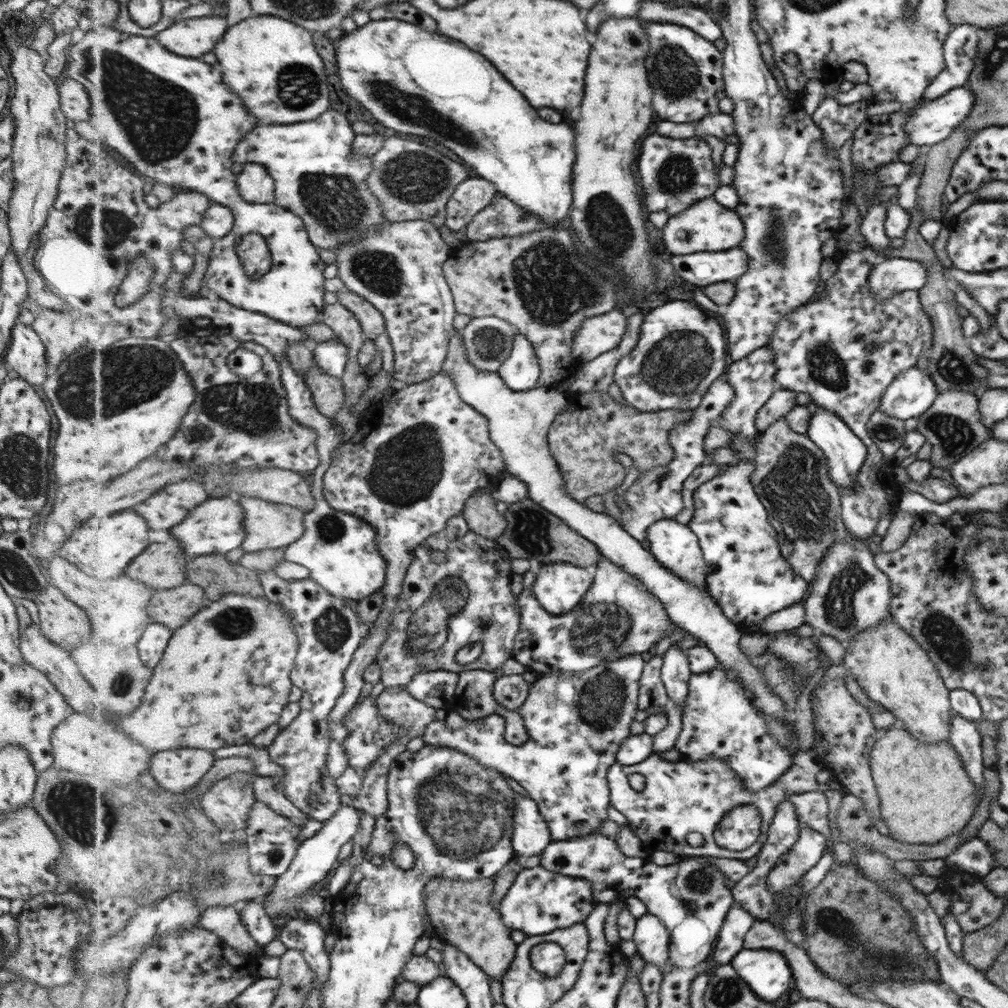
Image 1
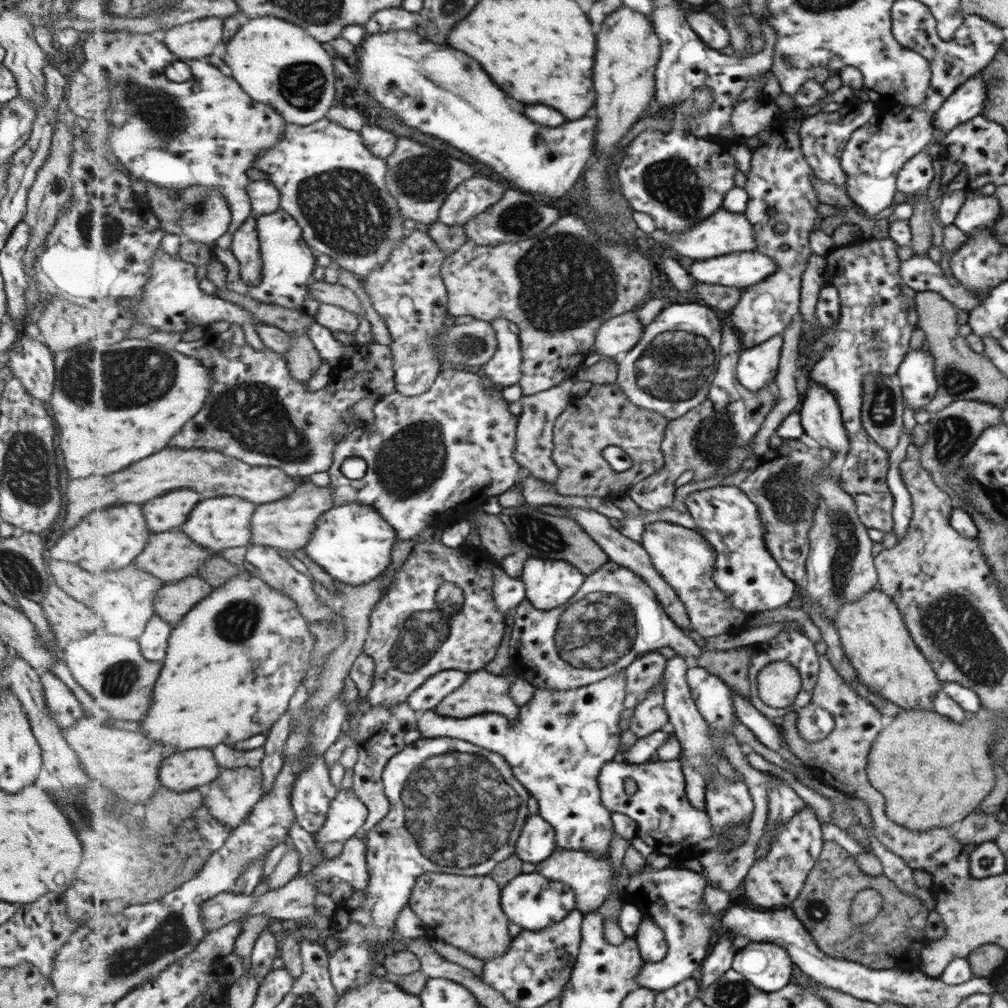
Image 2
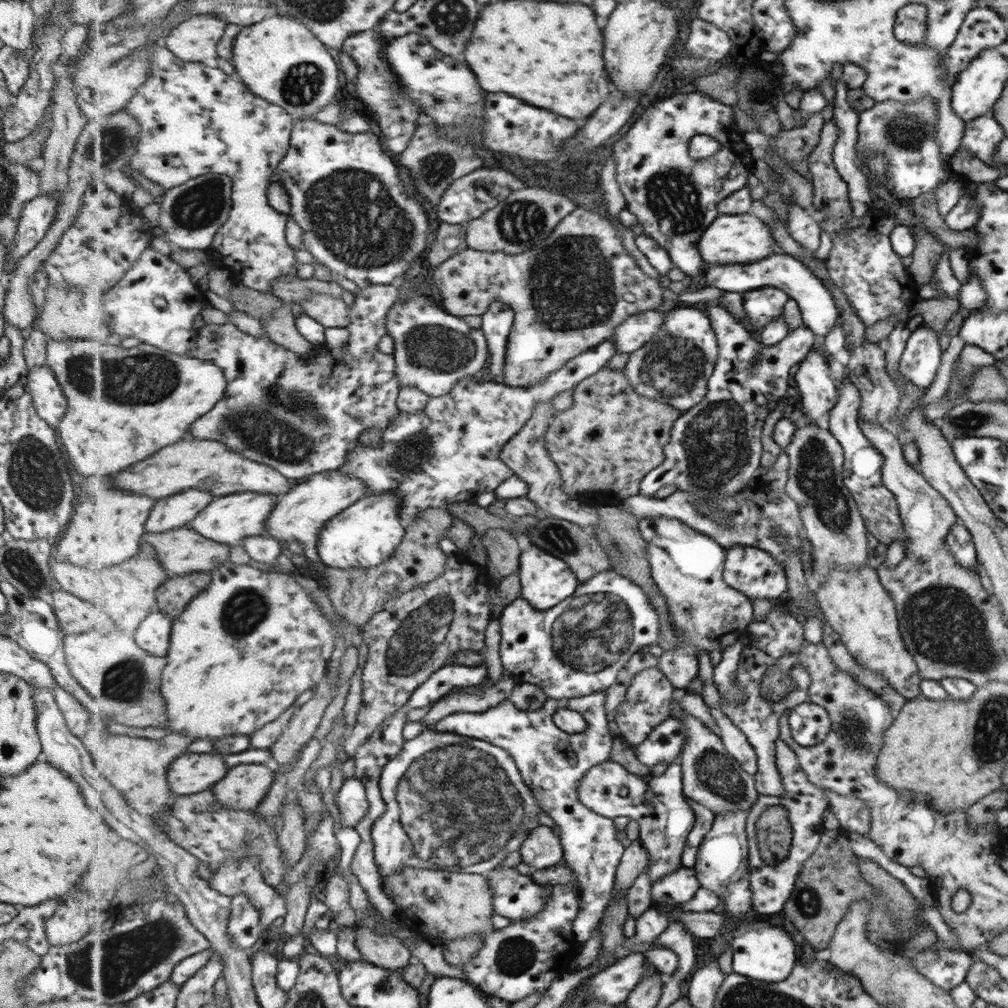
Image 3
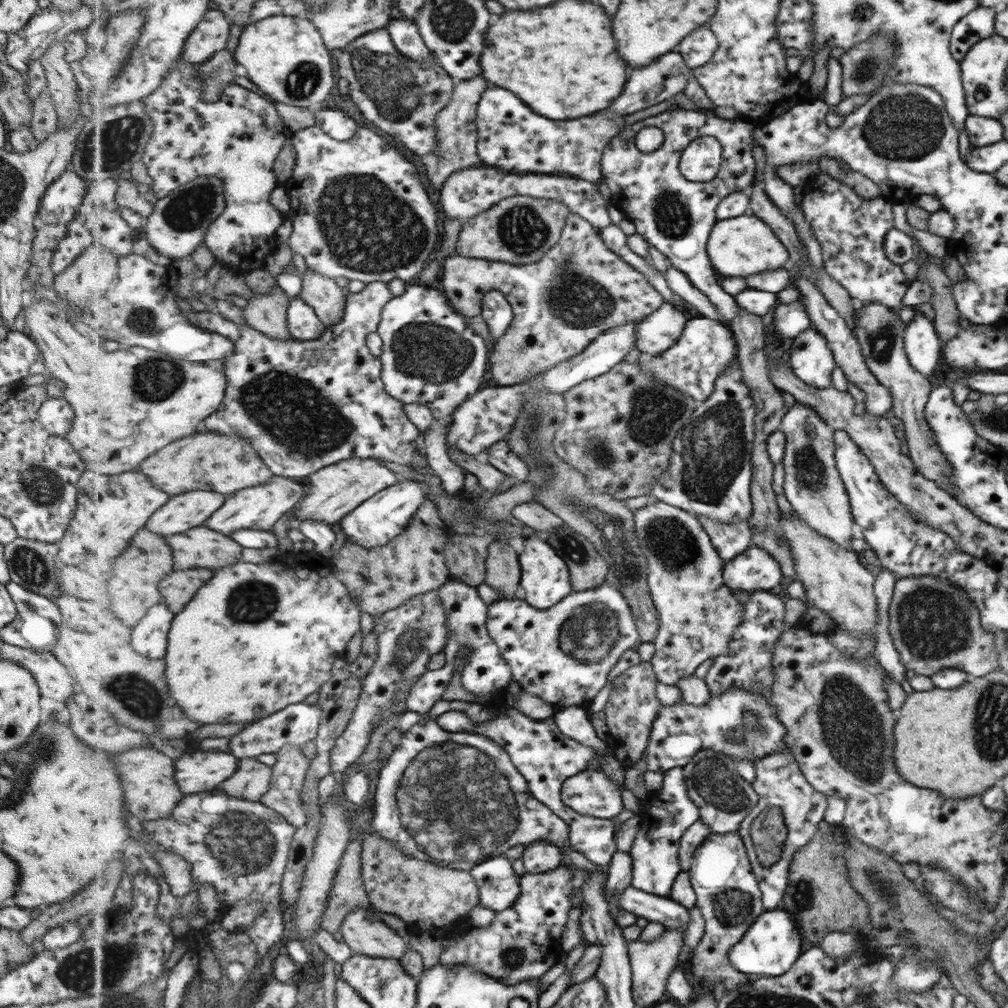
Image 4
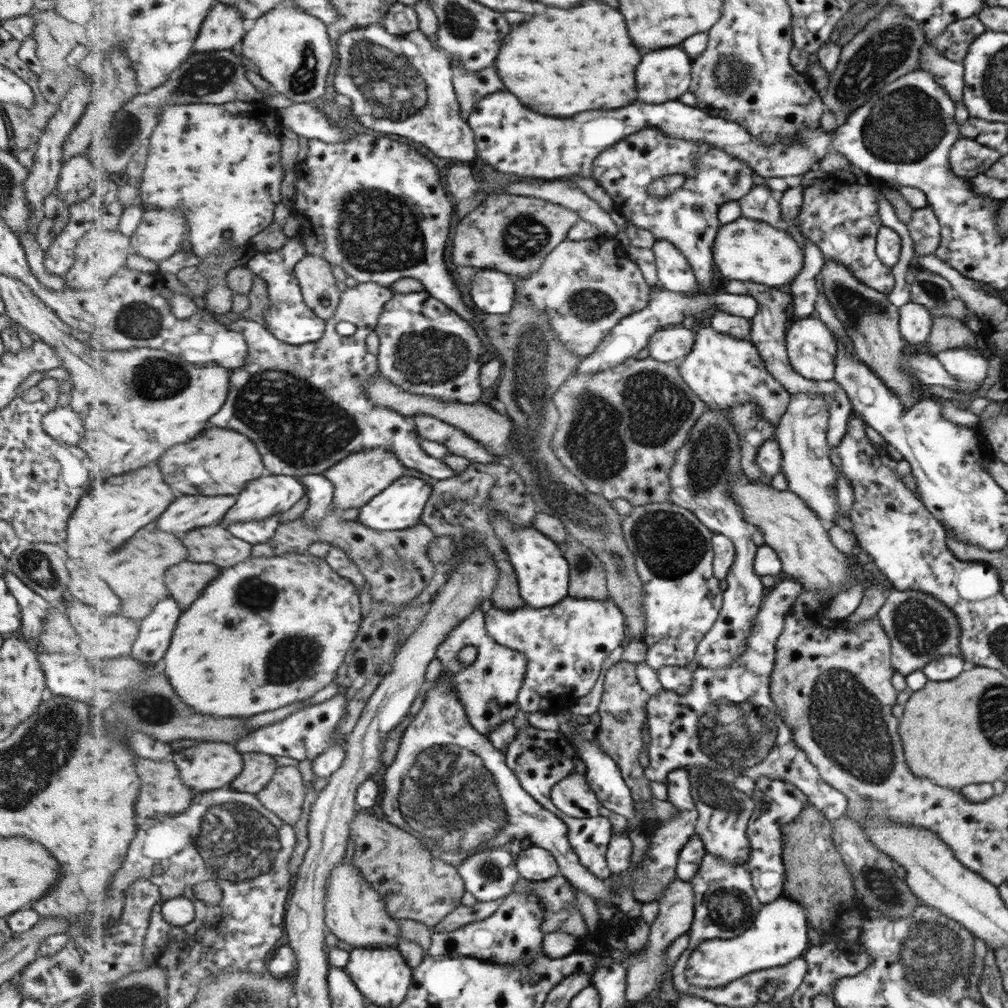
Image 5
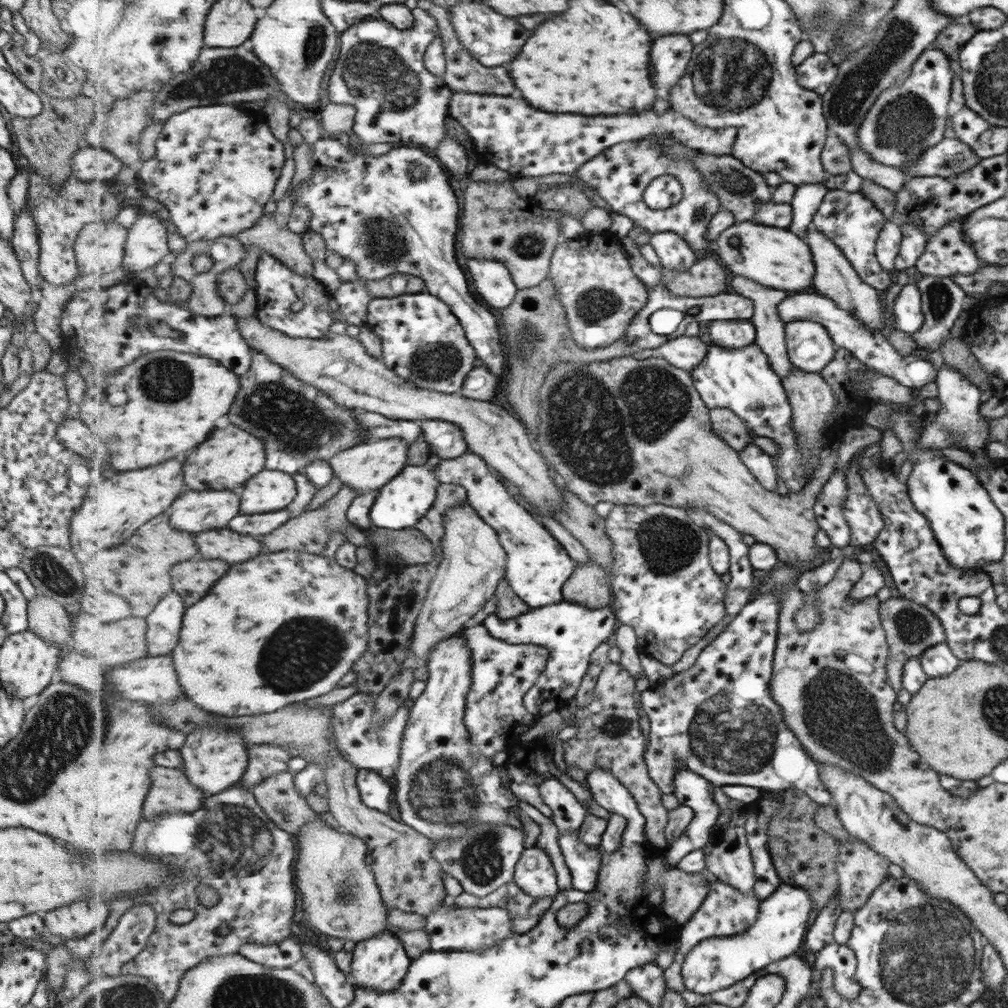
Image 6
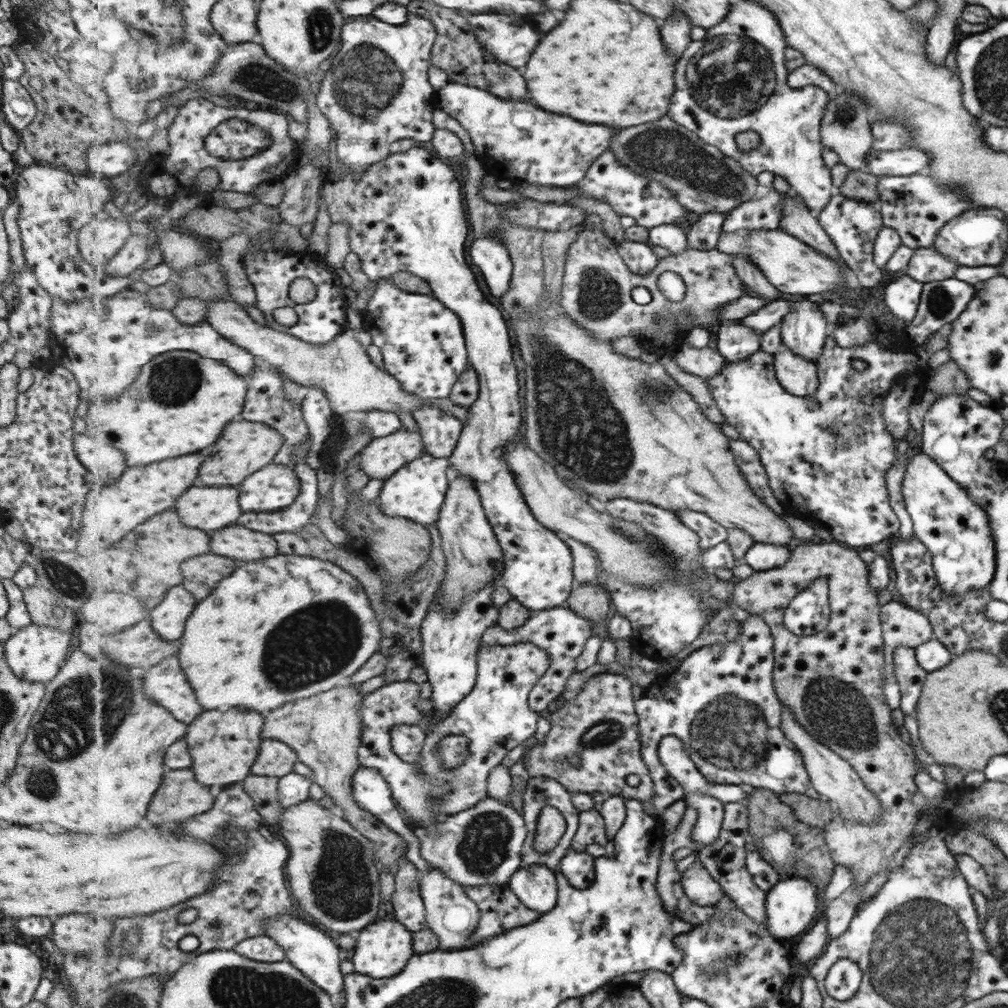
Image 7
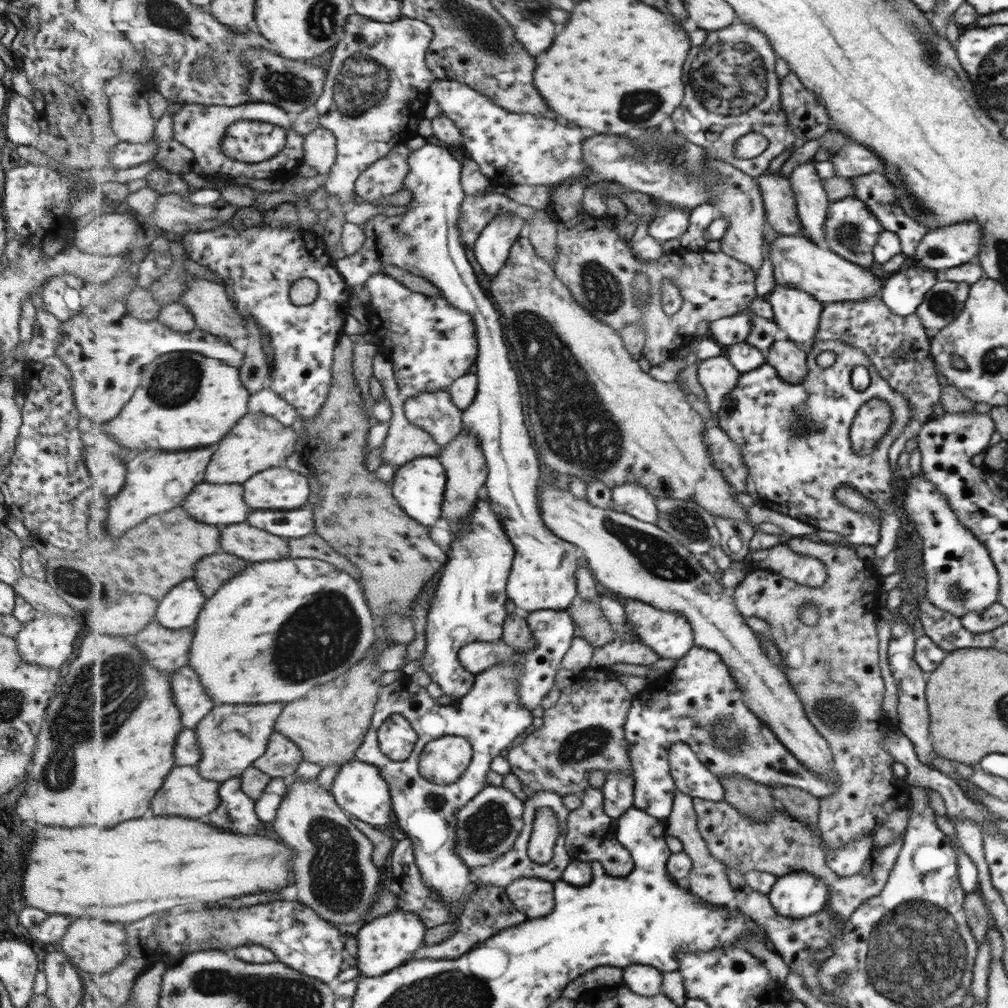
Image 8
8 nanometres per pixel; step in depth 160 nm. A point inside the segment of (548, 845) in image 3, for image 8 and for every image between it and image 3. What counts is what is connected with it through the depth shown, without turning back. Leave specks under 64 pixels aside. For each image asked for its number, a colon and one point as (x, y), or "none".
4: (539, 857)
5: (536, 863)
6: (535, 874)
7: (536, 885)
8: (534, 896)

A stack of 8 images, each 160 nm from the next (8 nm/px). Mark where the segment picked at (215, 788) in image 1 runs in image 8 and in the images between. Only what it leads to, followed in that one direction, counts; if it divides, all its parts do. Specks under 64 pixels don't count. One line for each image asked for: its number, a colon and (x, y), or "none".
2: (232, 797)
3: (245, 787)
4: (253, 779)
5: (259, 768)
6: (265, 760)
7: (276, 758)
8: (282, 758)

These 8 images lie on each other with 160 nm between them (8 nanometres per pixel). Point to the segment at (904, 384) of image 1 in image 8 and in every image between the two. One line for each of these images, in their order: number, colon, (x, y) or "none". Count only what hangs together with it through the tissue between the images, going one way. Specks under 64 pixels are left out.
2: (917, 382)
3: (918, 361)
4: (922, 346)
5: (915, 322)
6: (907, 316)
7: (901, 295)
8: (903, 291)

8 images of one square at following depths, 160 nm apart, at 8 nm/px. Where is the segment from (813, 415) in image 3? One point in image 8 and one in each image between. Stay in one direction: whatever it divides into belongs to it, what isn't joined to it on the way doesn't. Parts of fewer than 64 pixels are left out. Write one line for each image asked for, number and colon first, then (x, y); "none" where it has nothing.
4: (810, 358)
5: (811, 346)
6: (810, 348)
7: (802, 330)
8: (794, 311)

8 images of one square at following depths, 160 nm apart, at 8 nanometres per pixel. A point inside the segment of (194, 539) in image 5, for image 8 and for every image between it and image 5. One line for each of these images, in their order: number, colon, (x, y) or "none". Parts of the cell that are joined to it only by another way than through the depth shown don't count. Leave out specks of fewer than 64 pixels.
6: (225, 544)
7: (239, 542)
8: (246, 541)

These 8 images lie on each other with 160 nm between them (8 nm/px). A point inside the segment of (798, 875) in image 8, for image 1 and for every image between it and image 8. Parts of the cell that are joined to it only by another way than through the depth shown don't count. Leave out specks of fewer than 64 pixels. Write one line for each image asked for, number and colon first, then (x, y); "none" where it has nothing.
1: (766, 971)
2: (768, 966)
3: (766, 953)
4: (772, 945)
5: (778, 936)
6: (717, 963)
7: (790, 904)

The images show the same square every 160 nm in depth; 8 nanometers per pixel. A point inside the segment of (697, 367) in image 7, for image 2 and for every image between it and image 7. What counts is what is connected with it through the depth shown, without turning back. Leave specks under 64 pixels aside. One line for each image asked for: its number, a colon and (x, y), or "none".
2: (620, 334)
3: (638, 330)
4: (659, 332)
5: (672, 344)
6: (686, 352)

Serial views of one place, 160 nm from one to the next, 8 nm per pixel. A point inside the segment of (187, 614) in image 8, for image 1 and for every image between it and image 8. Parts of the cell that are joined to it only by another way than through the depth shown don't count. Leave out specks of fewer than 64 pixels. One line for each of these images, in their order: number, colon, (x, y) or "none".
1: (153, 643)
2: (154, 642)
3: (154, 637)
4: (150, 638)
5: (156, 631)
6: (165, 623)
7: (169, 618)

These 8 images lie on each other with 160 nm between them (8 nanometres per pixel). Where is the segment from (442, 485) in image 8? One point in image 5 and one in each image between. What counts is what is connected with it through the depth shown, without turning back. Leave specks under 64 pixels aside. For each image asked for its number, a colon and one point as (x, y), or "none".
5: (401, 506)
6: (401, 504)
7: (417, 491)

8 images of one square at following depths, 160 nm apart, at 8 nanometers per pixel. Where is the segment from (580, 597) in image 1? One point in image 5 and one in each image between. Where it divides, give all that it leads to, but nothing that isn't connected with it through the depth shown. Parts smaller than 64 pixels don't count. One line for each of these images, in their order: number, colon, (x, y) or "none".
2: (549, 584)
3: (547, 581)
4: (547, 581)
5: (545, 574)

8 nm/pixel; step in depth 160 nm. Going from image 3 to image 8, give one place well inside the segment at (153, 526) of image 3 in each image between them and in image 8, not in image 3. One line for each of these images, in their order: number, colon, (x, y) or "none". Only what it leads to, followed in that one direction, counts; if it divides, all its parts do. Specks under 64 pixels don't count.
4: (184, 512)
5: (190, 512)
6: (195, 511)
7: (212, 508)
8: (225, 504)

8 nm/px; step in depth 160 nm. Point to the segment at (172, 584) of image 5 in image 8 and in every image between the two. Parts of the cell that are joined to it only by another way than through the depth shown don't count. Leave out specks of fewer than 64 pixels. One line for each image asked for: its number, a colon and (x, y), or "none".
6: (192, 579)
7: (203, 574)
8: (213, 572)

